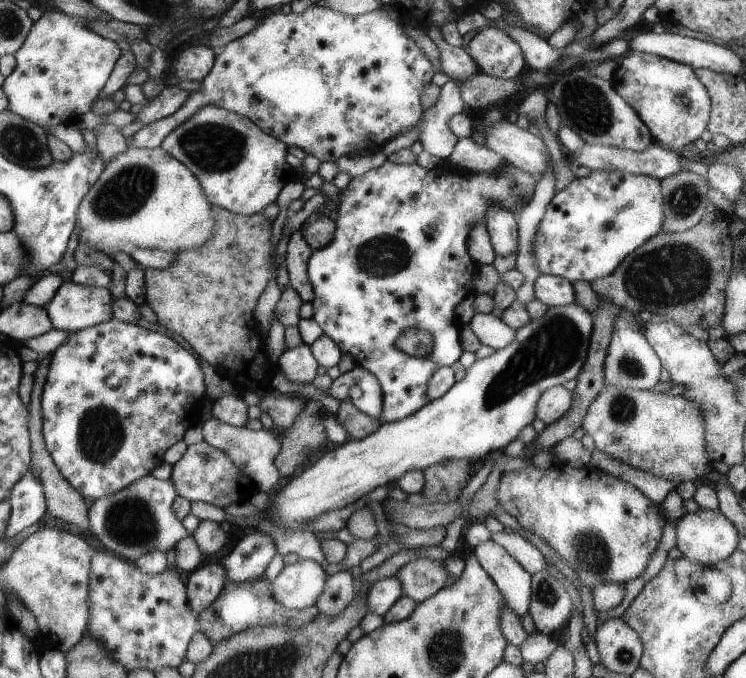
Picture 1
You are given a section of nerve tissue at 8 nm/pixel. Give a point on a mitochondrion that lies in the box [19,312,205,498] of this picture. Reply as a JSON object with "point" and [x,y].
{"point":[98,433]}

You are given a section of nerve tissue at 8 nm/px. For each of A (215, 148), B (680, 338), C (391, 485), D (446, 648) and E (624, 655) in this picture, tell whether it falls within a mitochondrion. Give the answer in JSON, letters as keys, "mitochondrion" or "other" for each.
{"A":"mitochondrion","B":"other","C":"other","D":"mitochondrion","E":"mitochondrion"}

